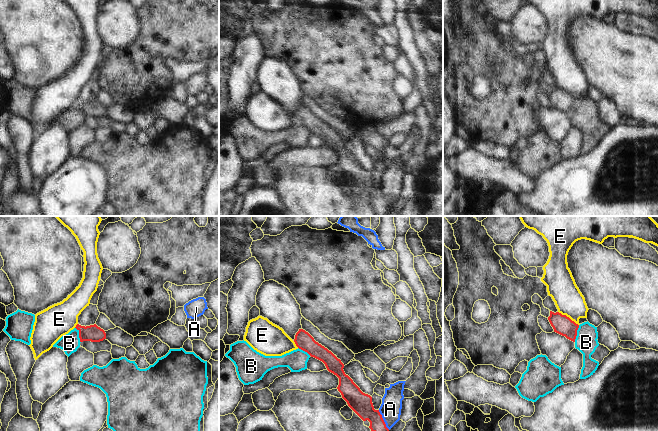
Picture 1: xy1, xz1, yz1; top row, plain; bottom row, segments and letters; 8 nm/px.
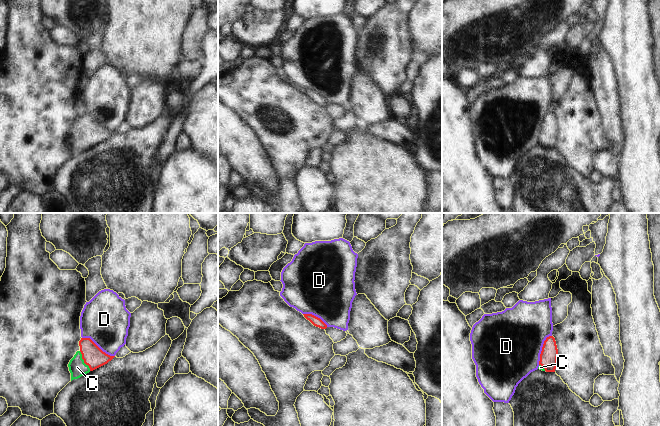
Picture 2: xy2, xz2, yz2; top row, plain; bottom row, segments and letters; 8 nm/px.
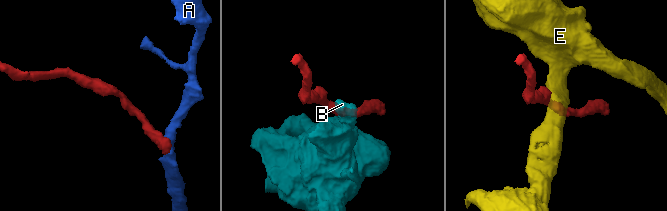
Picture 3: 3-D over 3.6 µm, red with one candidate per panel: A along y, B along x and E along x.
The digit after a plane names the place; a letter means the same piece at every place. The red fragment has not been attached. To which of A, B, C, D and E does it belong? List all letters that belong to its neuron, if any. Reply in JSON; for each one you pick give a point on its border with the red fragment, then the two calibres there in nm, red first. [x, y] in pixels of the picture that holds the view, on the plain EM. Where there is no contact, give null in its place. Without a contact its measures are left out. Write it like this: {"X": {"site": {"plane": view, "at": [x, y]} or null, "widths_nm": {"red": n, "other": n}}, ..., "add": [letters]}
{"C": {"site": {"plane": "xy2", "at": [84, 137]}, "widths_nm": {"red": 170, "other": 140}}, "add": ["C"]}

